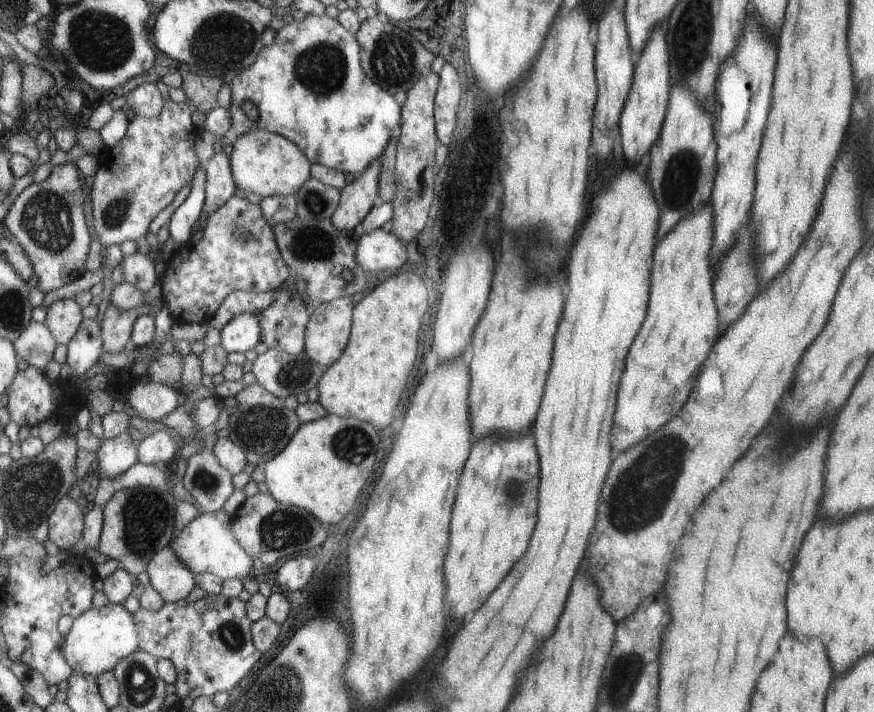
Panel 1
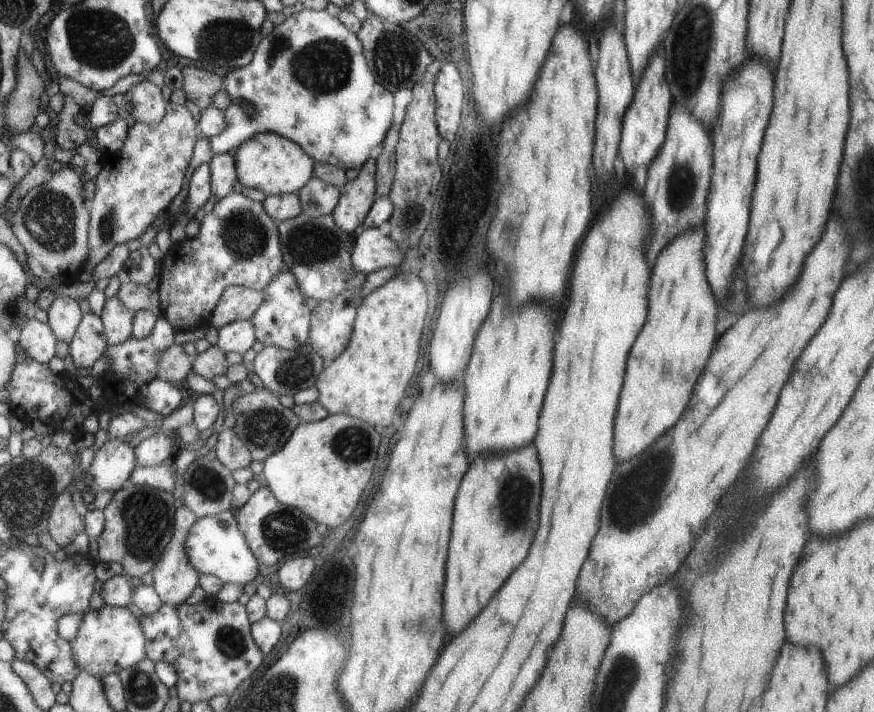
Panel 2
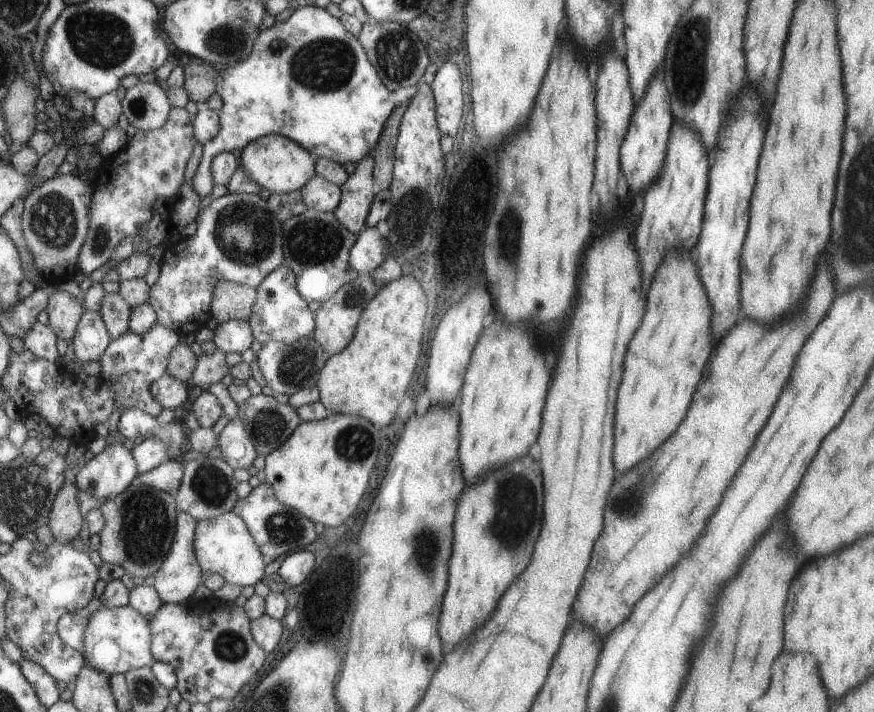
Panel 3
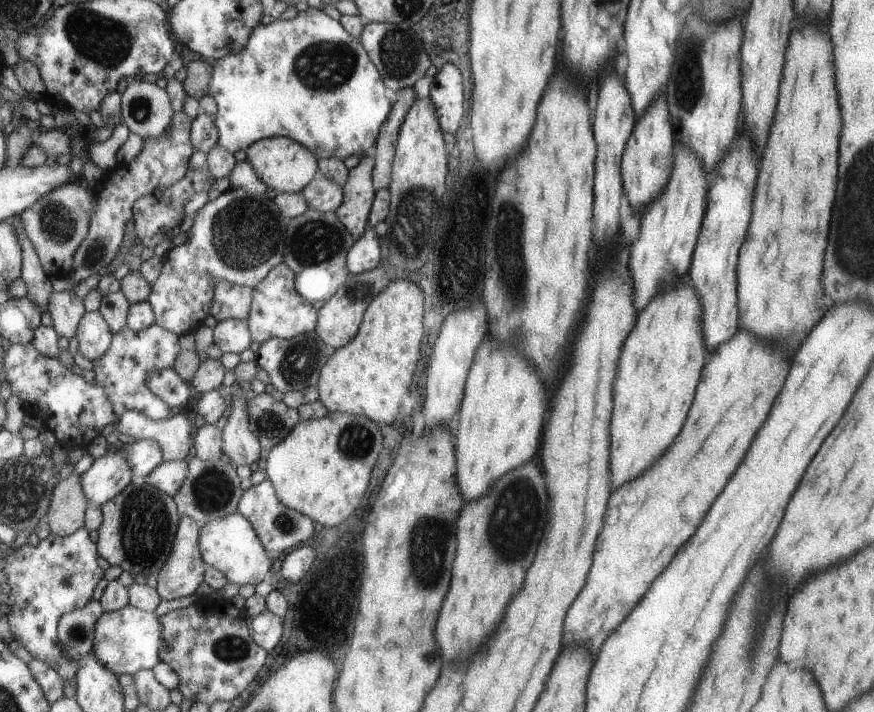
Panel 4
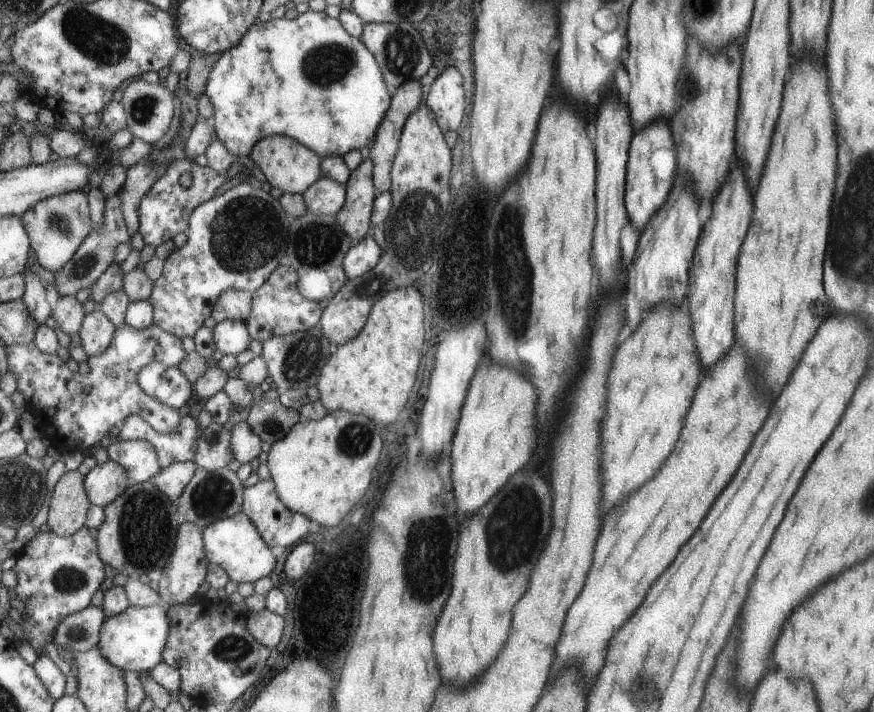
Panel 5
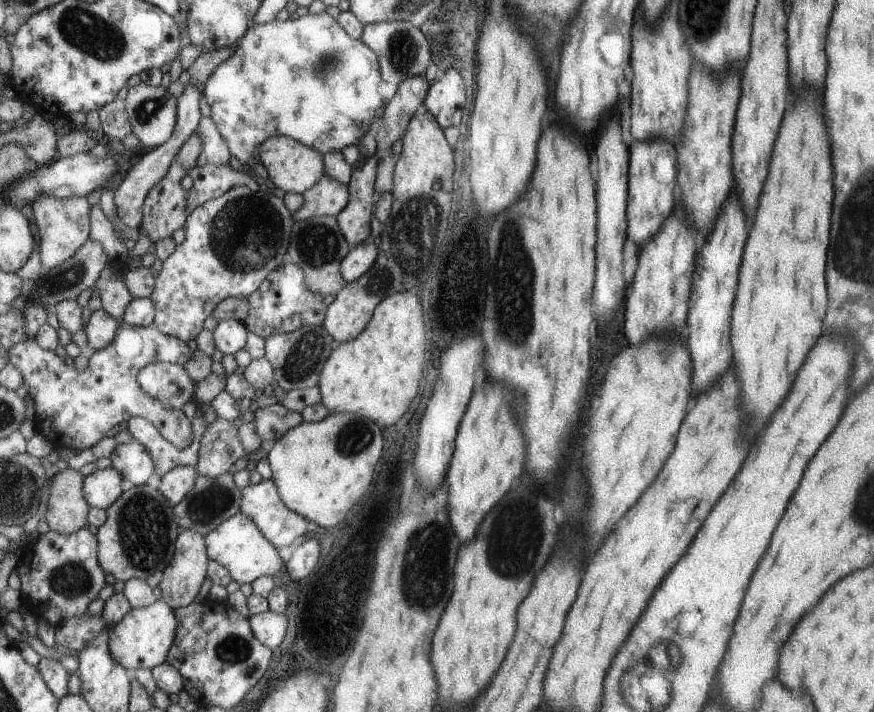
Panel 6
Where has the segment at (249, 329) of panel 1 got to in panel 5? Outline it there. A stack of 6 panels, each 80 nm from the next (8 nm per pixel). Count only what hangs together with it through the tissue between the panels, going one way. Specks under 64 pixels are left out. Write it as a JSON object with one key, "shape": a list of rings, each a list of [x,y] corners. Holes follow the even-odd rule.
{"shape":[[[224,320],[216,323],[214,337],[217,348],[223,354],[239,354],[250,345],[250,333],[244,321]]]}

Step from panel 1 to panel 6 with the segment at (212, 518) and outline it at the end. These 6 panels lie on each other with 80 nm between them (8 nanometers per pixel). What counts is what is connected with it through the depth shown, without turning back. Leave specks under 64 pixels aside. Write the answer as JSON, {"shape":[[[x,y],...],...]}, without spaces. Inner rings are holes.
{"shape":[[[241,512],[235,513],[234,517],[226,520],[218,529],[211,531],[206,536],[206,543],[211,560],[225,565],[237,584],[249,584],[259,576],[273,576],[283,564],[273,544],[263,536],[253,520]]]}

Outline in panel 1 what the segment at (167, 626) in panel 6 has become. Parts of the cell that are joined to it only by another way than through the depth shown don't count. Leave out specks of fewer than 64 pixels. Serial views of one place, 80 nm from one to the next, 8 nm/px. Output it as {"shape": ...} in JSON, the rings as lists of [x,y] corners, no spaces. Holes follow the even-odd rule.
{"shape":[[[109,603],[105,606],[91,607],[83,614],[74,617],[70,633],[63,635],[60,648],[65,658],[77,673],[98,676],[113,671],[115,665],[127,655],[141,649],[142,638],[136,625],[134,614],[123,604]]]}

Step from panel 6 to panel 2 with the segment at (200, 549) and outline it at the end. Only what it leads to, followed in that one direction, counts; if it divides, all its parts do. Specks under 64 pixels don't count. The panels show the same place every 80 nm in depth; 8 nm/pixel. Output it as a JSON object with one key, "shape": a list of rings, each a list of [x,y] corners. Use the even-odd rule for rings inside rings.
{"shape":[[[180,504],[176,513],[176,527],[174,537],[169,545],[167,545],[166,553],[159,560],[158,565],[152,571],[153,585],[165,603],[181,604],[187,600],[187,597],[195,586],[200,584],[200,576],[198,570],[192,566],[189,551],[186,550],[186,542],[190,536],[190,530],[195,522],[198,521],[198,514],[191,510],[189,506]]]}

